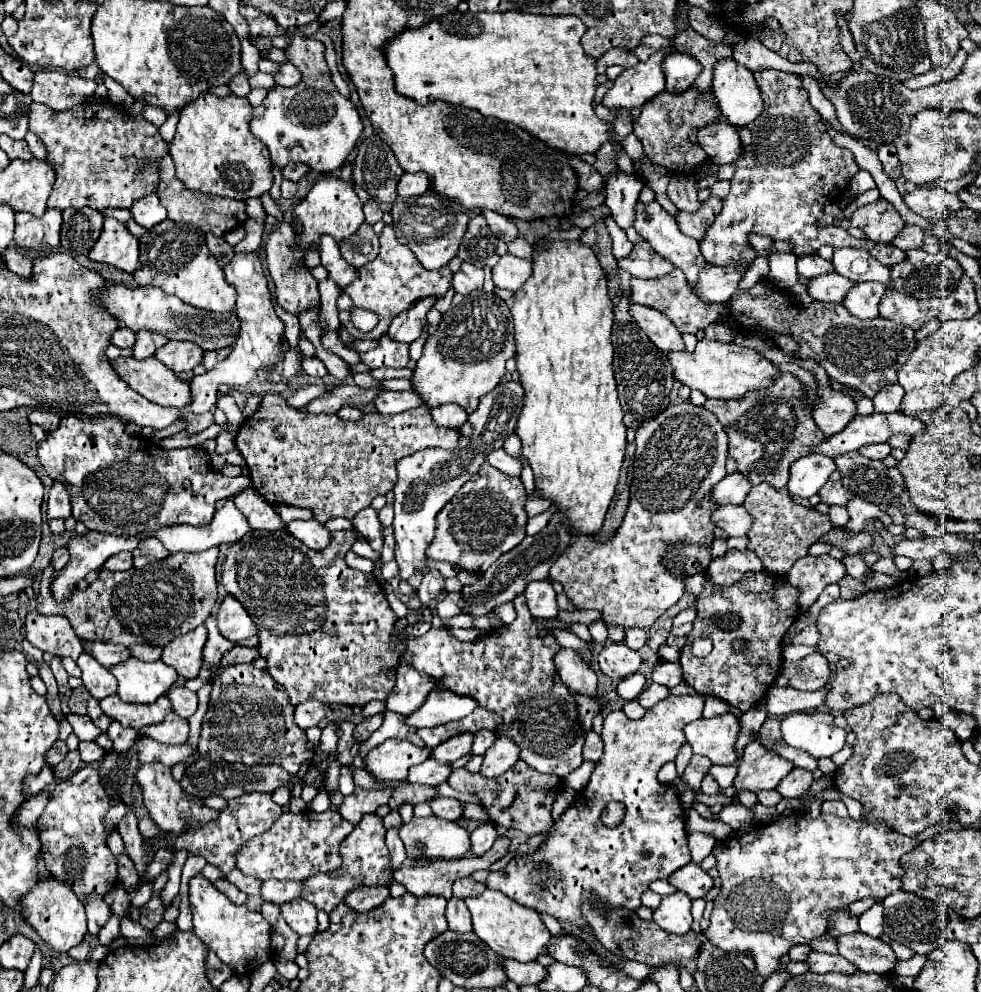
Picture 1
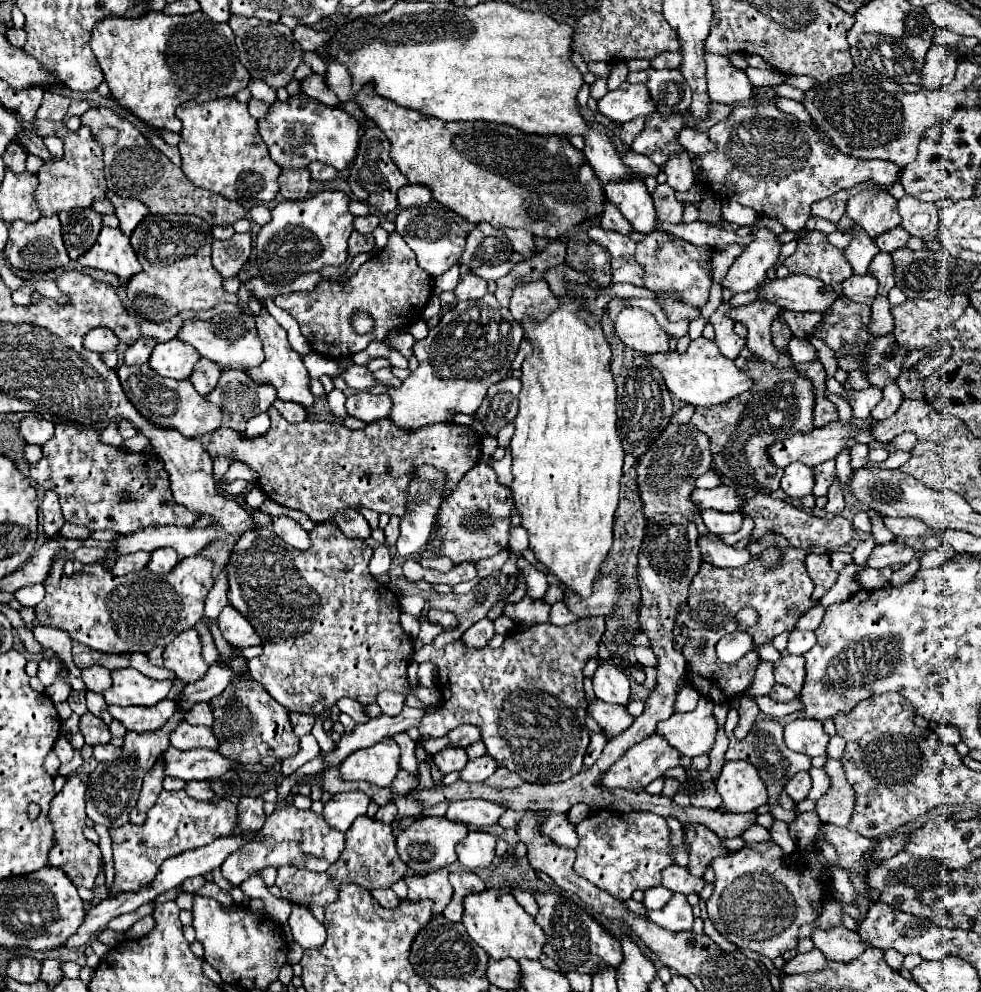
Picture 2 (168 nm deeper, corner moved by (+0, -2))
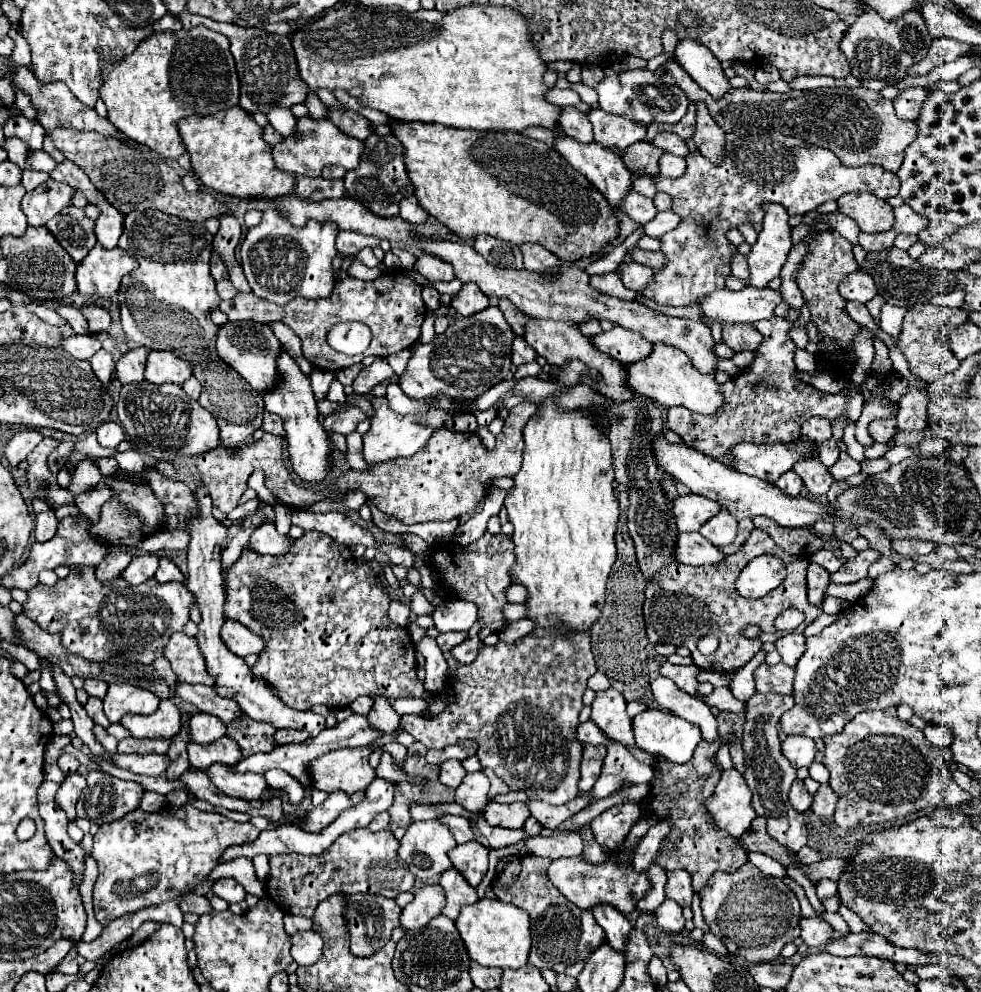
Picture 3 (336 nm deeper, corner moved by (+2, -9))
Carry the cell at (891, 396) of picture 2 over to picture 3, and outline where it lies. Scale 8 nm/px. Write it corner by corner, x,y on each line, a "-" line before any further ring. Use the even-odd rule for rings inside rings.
875,419
869,425
869,435
875,443
889,443
895,435
895,419

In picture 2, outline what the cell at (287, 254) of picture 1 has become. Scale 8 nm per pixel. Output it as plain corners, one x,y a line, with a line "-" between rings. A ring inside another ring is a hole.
391,232
387,246
377,256
369,258
349,282
337,284
321,280
309,292
291,292
277,296
275,304
287,310
299,322
301,334
309,340
315,352
339,360
367,348
373,340
385,340
385,334
391,328
405,328
415,324
417,320
413,318
421,318
431,294
431,276
417,266
415,252
405,244
405,240
397,232
-
357,308
375,318
373,332
363,336
355,334
349,318

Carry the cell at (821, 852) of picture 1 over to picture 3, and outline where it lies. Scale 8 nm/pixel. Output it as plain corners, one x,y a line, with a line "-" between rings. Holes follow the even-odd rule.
745,863
737,873
717,873
699,897
709,931
723,941
729,953
749,963
777,959
783,945
799,937
801,913
795,893
781,879
763,875
753,863

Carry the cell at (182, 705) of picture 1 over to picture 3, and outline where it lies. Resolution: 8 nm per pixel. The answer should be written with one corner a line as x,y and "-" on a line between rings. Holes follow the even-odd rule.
207,713
193,715
189,719
189,725
191,725
191,739
199,745
209,745
227,733
227,727
221,723
221,719

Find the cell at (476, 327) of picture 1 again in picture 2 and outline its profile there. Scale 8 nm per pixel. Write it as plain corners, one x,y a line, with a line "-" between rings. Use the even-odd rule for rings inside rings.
485,294
475,302
457,302
445,312
439,324
429,330
425,340
415,342
419,368
411,372
399,388
385,390
383,386
373,386
369,392
387,392
393,398
389,418
399,428
415,430
431,422
451,422
457,412
473,414
481,406
489,386
511,374
511,362
521,340
523,330
519,322
511,318
509,308
499,306
493,294

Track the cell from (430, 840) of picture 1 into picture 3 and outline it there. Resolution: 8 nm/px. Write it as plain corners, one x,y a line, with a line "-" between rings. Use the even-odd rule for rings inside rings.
415,821
401,839
399,857
419,881
431,881
451,867
447,853
455,845
453,833
441,821

